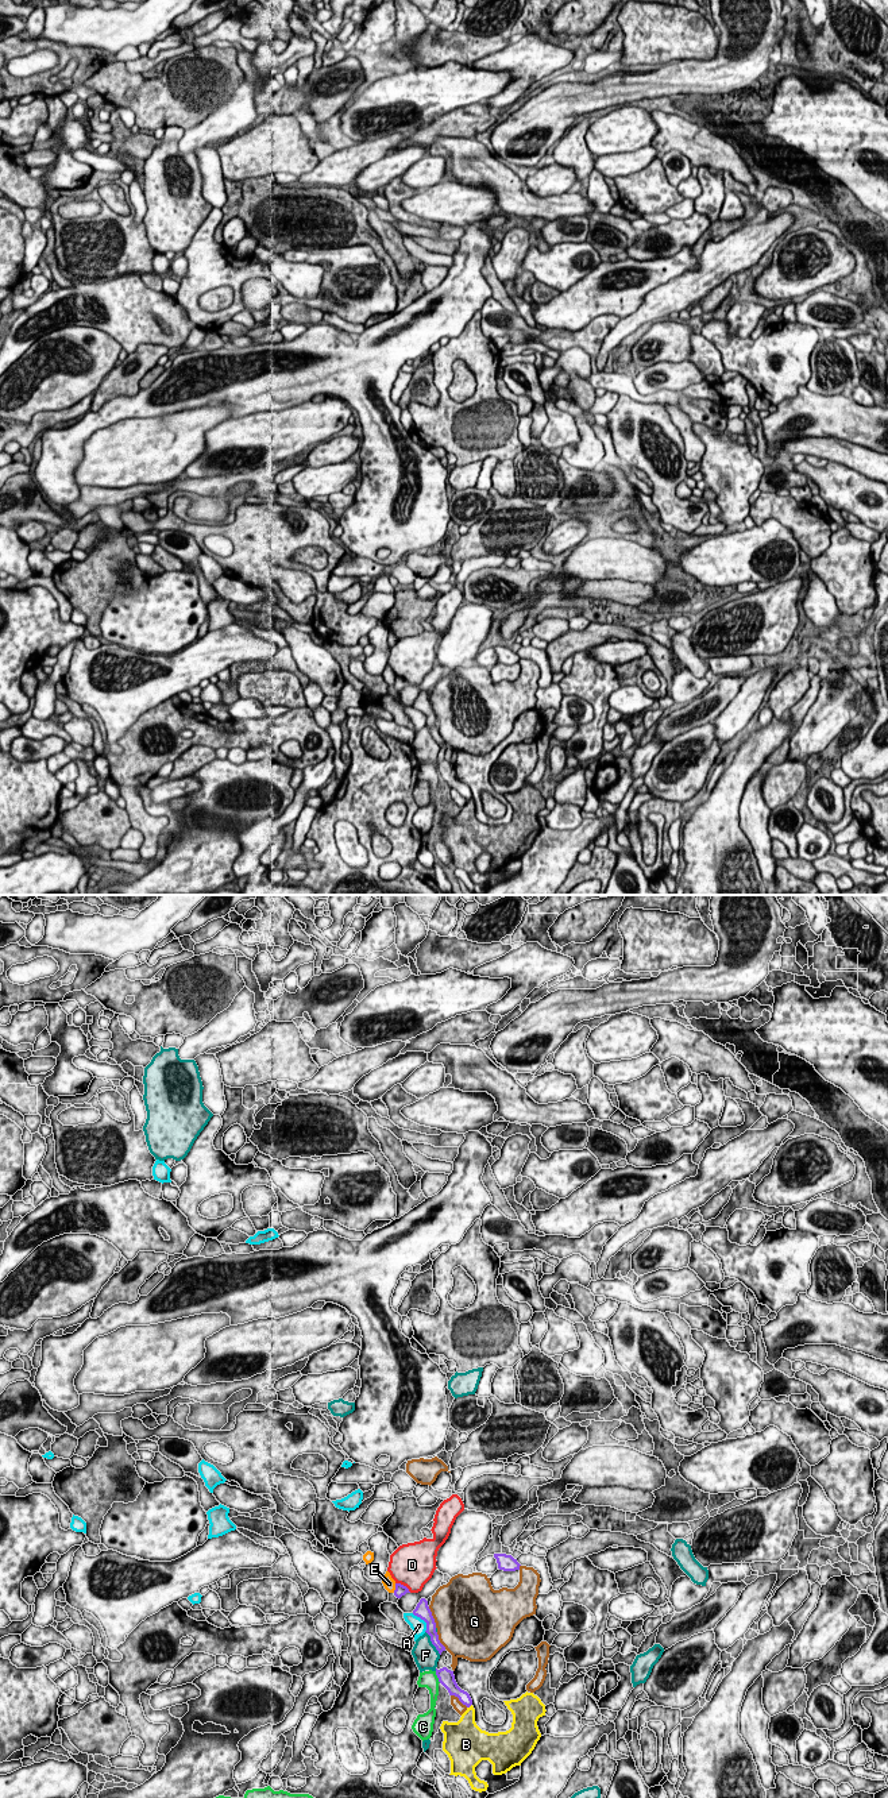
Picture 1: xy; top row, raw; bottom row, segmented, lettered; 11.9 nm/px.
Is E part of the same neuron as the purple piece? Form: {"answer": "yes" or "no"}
{"answer": "no"}

